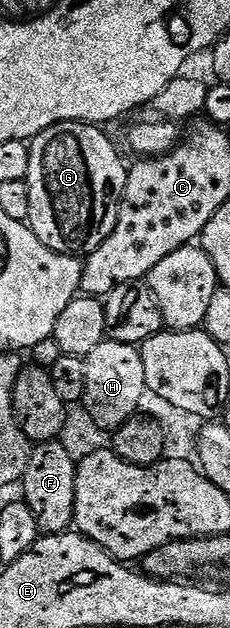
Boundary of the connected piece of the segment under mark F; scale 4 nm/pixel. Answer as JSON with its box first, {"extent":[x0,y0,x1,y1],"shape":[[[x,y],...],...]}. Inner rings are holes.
{"extent":[21,441,77,535],"shape":[[[61,441],[36,443],[21,480],[22,502],[33,513],[43,535],[61,535],[72,530],[75,522],[75,498],[77,497],[77,461],[69,457]]]}

